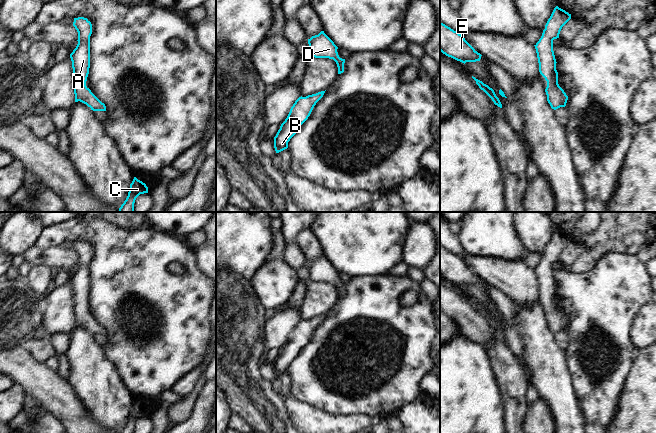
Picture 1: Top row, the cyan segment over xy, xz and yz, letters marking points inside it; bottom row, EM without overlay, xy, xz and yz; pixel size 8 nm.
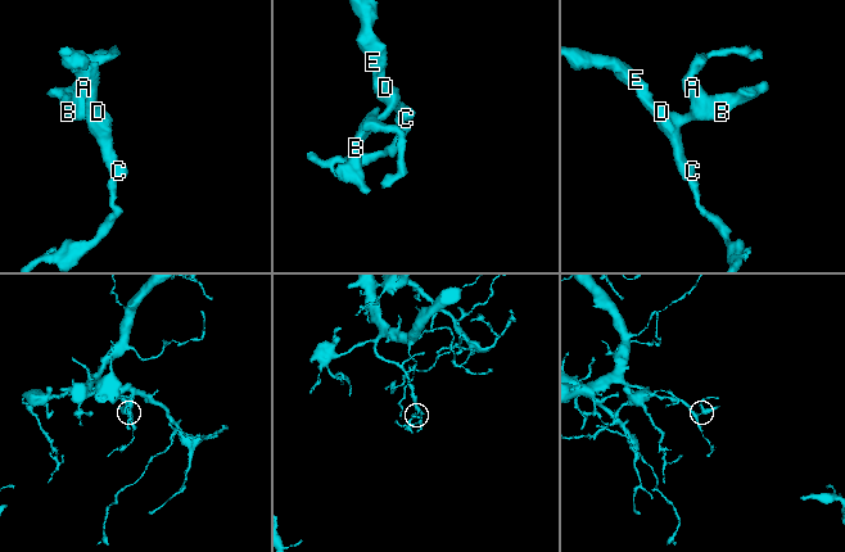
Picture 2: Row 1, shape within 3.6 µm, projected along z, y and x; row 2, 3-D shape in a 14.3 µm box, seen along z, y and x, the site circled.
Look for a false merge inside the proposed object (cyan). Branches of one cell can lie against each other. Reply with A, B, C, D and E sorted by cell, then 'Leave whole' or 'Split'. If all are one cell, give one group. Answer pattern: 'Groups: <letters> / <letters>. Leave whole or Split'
Groups: A B C D E. Leave whole.

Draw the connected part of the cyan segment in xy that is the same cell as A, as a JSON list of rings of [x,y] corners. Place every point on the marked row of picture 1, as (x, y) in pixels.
[[[84,17],[74,18],[73,26],[78,32],[78,44],[70,54],[73,68],[75,102],[82,102],[93,111],[106,111],[102,103],[86,86],[90,68],[90,36],[92,24]]]

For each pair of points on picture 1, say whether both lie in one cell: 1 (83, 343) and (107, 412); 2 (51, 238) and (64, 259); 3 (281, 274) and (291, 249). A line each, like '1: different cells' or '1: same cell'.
1: same cell
2: different cells
3: different cells

